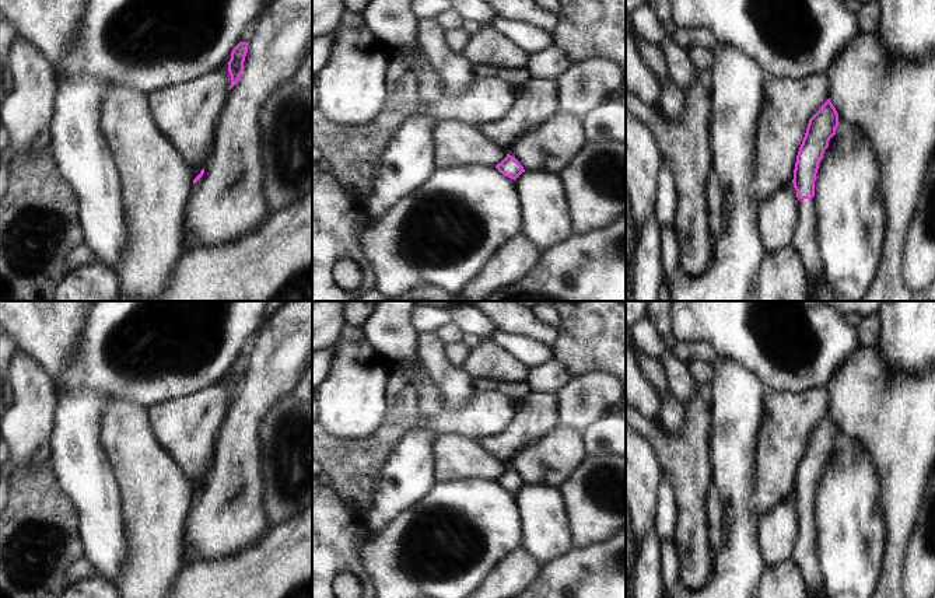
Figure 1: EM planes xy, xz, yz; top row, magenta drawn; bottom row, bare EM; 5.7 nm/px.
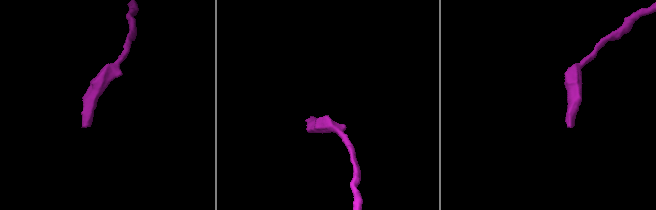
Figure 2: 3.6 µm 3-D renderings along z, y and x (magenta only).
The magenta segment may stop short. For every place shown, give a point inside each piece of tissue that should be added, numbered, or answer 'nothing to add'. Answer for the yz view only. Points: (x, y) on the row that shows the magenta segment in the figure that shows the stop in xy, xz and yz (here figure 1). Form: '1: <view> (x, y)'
1: yz (805, 242)

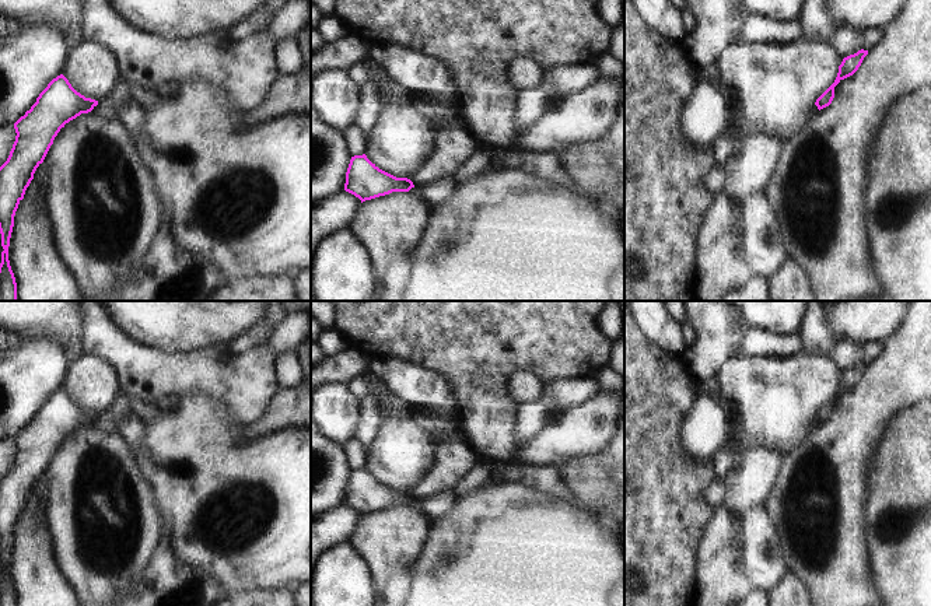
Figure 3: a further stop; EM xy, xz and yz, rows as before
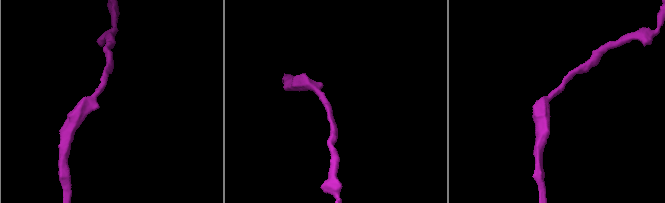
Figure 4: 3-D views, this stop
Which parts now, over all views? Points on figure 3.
nothing to add

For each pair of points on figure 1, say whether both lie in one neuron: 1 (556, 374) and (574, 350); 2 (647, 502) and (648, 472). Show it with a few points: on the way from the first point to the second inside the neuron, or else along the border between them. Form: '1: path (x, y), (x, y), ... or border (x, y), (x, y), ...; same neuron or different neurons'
1: border (554, 359), (571, 376); different neurons
2: path (647, 495), (647, 479); same neuron

